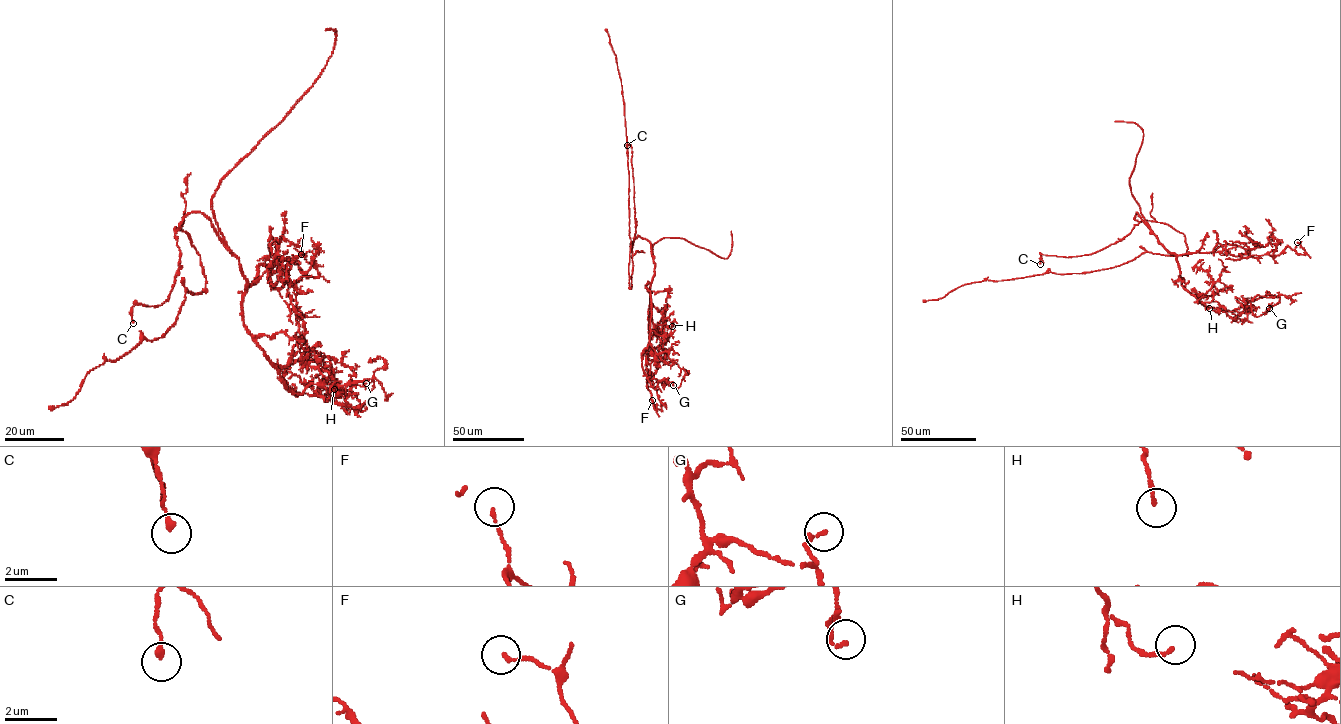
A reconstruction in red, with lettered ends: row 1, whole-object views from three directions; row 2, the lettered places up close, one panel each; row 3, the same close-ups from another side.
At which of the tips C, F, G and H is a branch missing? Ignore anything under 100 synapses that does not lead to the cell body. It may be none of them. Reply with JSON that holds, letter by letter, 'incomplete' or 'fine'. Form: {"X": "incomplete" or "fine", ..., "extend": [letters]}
{"C": "fine", "F": "fine", "G": "fine", "H": "fine", "extend": []}

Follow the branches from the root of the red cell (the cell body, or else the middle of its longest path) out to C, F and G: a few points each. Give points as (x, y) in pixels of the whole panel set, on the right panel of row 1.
C: (1175, 229), (1162, 223), (1143, 221), (1120, 240), (1093, 253), (1068, 257), (1040, 254), (1040, 264)
F: (1175, 229), (1138, 221), (1136, 212), (1178, 255), (1227, 244), (1254, 257), (1288, 246), (1305, 255), (1297, 242)
G: (1175, 229), (1138, 221), (1136, 212), (1176, 256), (1181, 283), (1205, 306), (1233, 311), (1279, 296), (1269, 308)

